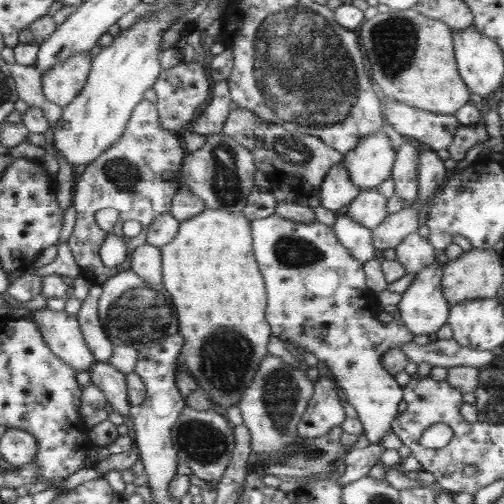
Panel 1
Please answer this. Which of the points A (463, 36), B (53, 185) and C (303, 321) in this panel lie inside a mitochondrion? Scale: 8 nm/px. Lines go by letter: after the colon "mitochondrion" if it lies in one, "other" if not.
A: other
B: other
C: other

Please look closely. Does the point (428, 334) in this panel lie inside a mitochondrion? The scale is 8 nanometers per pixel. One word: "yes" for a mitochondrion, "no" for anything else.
no

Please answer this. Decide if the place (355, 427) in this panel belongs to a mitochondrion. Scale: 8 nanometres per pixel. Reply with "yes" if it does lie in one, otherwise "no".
no

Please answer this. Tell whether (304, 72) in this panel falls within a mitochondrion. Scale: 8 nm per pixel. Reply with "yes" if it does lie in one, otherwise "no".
yes

